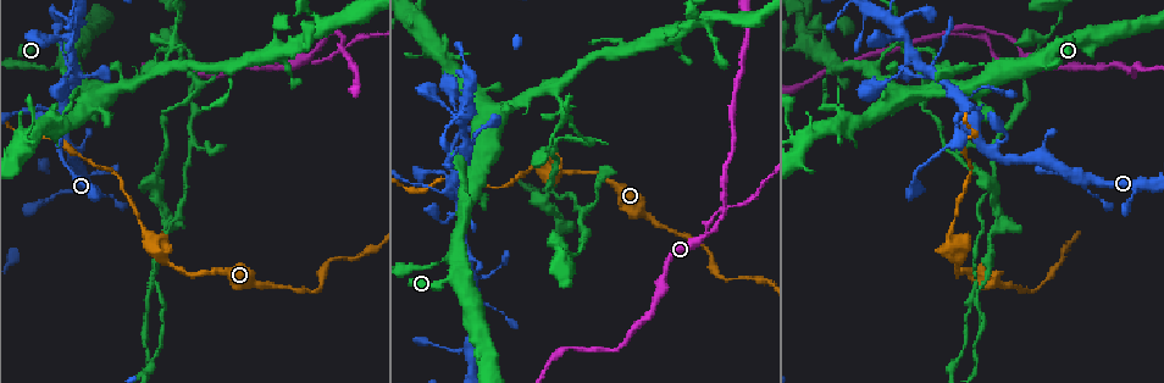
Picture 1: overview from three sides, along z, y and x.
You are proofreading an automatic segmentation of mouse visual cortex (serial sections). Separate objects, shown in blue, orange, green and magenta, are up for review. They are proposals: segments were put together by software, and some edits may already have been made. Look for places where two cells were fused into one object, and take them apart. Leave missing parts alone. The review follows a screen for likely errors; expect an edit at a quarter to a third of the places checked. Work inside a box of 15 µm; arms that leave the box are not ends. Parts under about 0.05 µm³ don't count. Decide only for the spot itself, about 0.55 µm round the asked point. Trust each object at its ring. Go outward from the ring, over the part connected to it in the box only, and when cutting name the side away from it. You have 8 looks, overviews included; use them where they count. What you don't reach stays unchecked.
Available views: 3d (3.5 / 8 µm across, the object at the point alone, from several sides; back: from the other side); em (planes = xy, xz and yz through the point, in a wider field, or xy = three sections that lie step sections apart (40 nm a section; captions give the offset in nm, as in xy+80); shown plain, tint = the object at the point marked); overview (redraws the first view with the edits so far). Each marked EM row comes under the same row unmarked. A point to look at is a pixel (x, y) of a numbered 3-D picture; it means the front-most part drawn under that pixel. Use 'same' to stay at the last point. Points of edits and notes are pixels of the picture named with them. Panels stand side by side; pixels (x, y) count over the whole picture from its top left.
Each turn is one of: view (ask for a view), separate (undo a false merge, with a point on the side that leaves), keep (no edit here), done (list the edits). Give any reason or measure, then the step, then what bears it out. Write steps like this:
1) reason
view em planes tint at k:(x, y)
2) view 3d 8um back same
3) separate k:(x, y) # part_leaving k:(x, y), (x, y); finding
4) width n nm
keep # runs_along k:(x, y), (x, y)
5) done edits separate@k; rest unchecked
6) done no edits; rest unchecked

sudden change in width
view 3d 8um at 1:(164, 256)

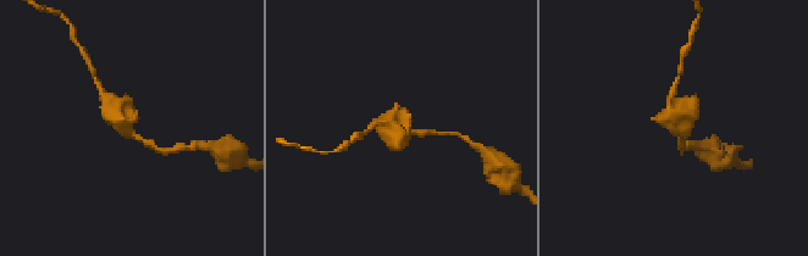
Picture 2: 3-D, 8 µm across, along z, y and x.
zoom in
view 3d 3.5um at 2:(679, 126)

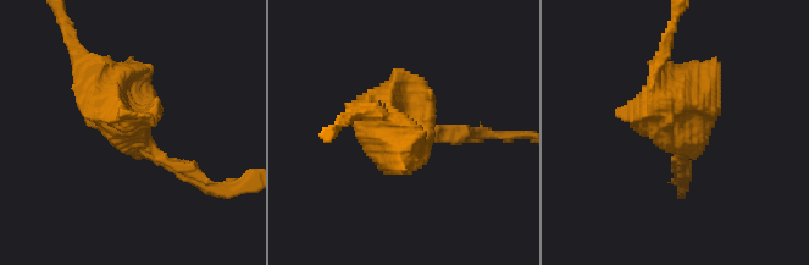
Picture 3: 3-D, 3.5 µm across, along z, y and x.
view em xy step 5 tint at 3:(679, 134)

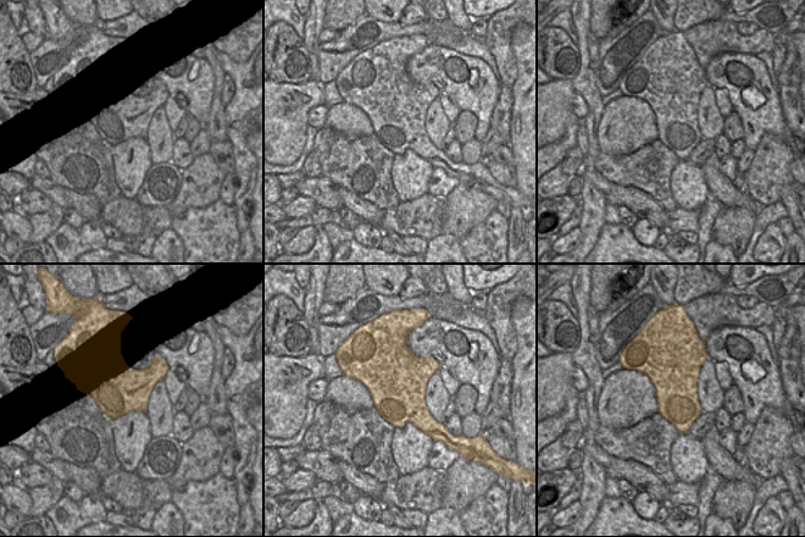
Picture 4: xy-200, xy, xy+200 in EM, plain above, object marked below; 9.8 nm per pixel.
keep # runs_along 3:(201, 181), (126, 125), (92, 67); all the same cell

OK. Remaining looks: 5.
thick turns thin
view 3d 3.5um at 1:(966, 152)

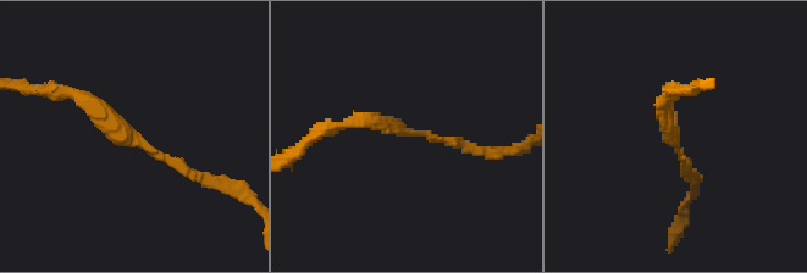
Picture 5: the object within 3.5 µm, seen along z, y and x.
arm_widths 150, 200 nm; shape alone is not enough
view em xy step 3 tint at 5:(404, 132)

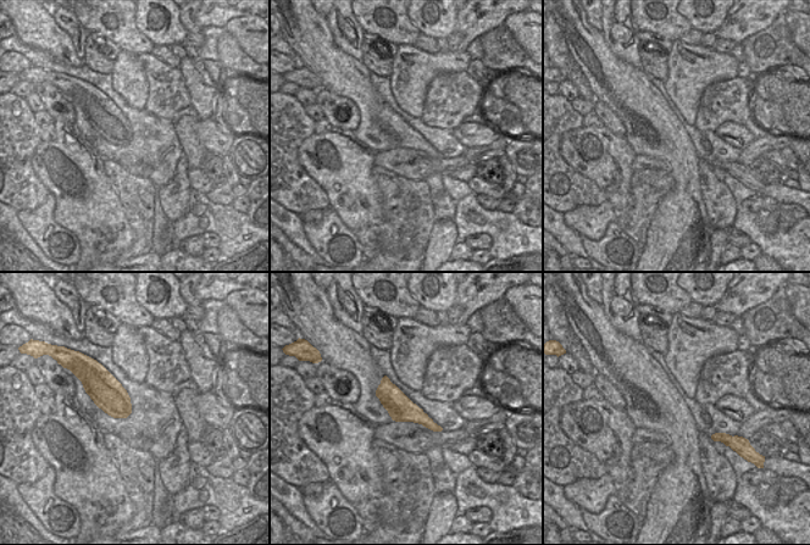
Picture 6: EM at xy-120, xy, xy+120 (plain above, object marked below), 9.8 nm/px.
width 260 nm
keep # runs_along 5:(198, 177), (66, 95); one cell here

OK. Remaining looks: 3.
calibre changes
view 3d 3.5um at 1:(81, 172)

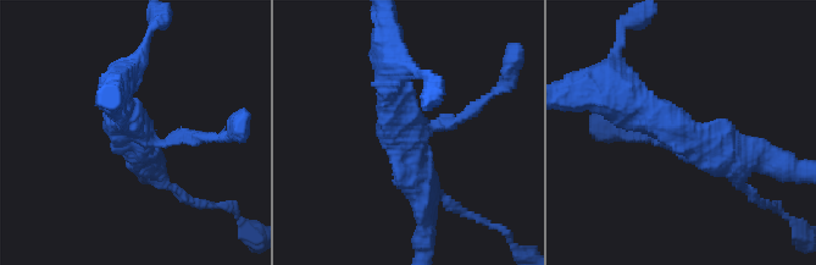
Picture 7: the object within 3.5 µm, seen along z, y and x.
view em xy step 2 tint at 7:(134, 140)

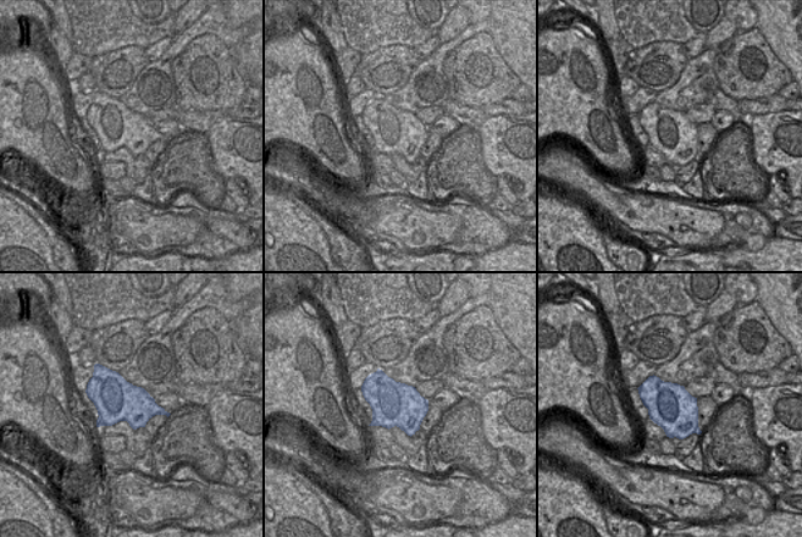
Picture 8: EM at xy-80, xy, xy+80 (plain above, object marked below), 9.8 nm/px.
arms 3
keep # runs_along 7:(761, 159), (699, 148), (625, 99); all the same cell

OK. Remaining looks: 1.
done no edits; rest unchecked

